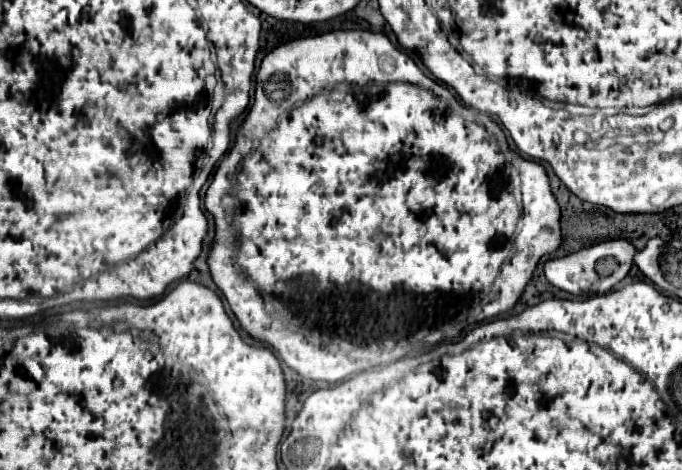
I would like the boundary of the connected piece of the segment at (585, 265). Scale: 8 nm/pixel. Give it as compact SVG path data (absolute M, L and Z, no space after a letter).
M612 239L606 243L596 243L592 247L584 247L576 253L564 255L564 257L548 259L544 263L544 275L554 287L568 291L572 295L590 295L592 289L594 289L594 293L606 293L620 279L624 279L628 275L628 271L632 267L634 253L636 253L636 249L628 241Z

